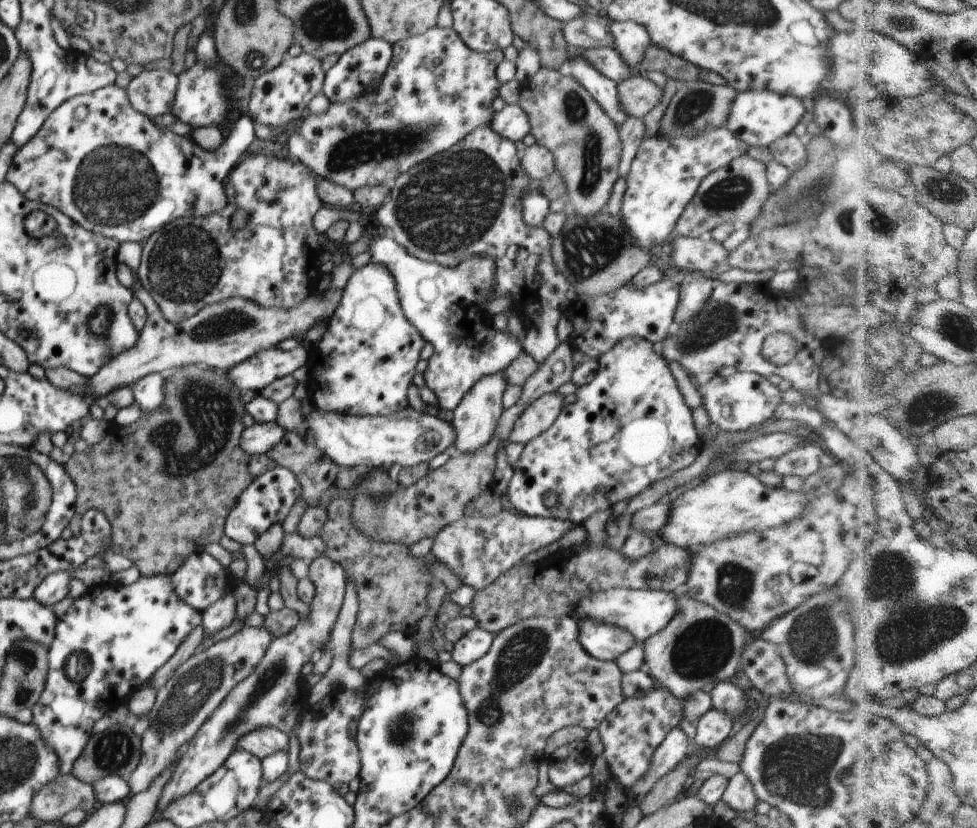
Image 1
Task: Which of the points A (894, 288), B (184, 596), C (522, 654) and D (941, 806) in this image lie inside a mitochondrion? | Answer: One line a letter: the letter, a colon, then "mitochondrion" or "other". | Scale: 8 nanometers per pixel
A: other
B: other
C: mitochondrion
D: mitochondrion

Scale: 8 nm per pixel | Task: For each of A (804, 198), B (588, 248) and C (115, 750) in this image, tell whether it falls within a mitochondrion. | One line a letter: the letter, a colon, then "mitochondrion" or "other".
A: mitochondrion
B: mitochondrion
C: mitochondrion

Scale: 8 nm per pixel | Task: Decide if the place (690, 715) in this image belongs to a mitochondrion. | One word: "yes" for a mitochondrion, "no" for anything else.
no

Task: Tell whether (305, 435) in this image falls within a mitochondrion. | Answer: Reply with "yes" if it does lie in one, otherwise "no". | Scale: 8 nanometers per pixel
no

